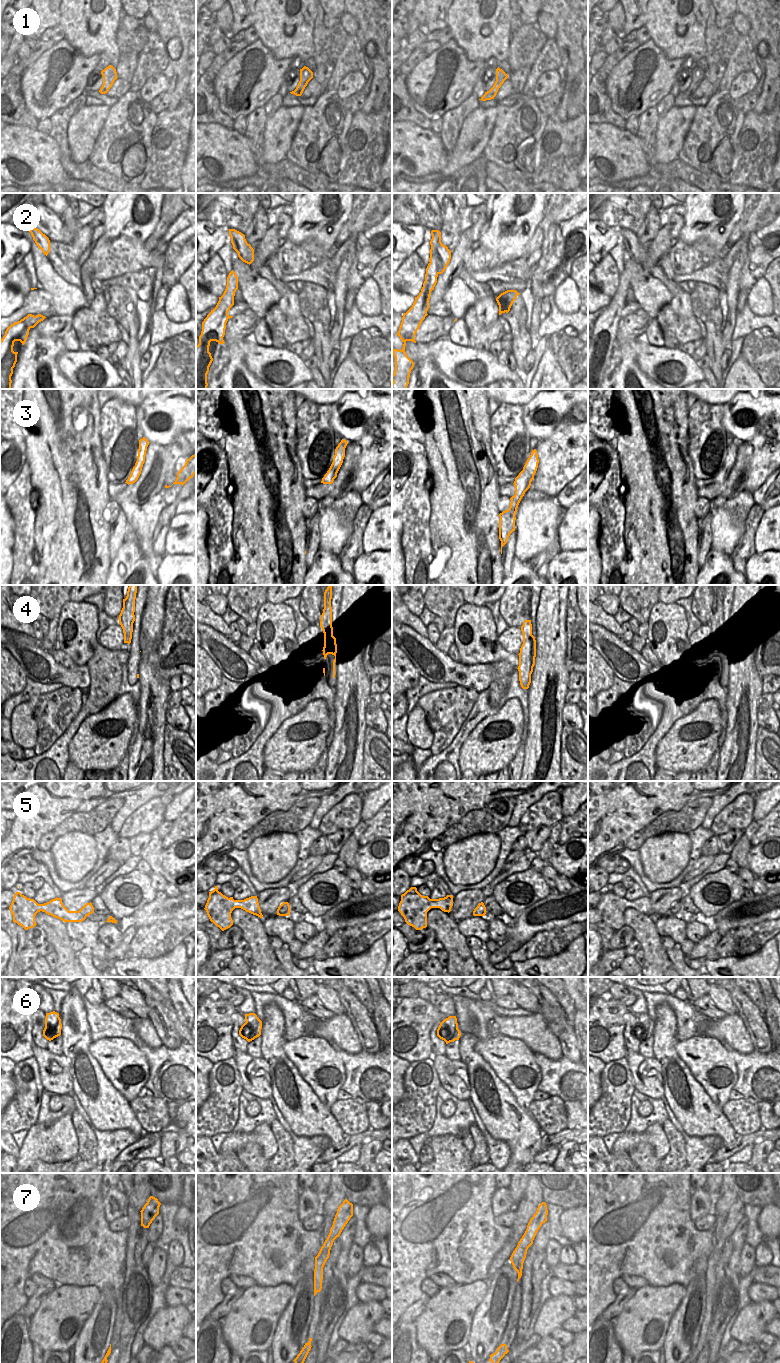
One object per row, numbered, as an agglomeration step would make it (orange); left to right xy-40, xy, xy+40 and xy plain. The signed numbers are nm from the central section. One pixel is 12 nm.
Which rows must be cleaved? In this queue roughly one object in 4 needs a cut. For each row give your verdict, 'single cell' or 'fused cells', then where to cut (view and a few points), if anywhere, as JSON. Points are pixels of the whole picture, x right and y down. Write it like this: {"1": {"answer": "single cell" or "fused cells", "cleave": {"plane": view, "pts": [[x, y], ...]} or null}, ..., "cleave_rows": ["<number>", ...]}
{"1": {"answer": "single cell", "cleave": null}, "2": {"answer": "fused cells", "cleave": {"plane": "xy+40", "pts": [[433, 234], [438, 238], [435, 254], [438, 273]]}}, "3": {"answer": "fused cells", "cleave": {"plane": "xy+40", "pts": [[515, 485], [529, 486]]}}, "4": {"answer": "single cell", "cleave": null}, "5": {"answer": "single cell", "cleave": null}, "6": {"answer": "single cell", "cleave": null}, "7": {"answer": "single cell", "cleave": null}, "cleave_rows": ["2", "3"]}

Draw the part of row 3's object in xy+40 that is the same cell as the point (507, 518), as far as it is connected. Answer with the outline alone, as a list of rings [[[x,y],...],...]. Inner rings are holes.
[[[515,486],[515,495],[510,498],[511,503],[509,509],[499,514],[499,539],[501,541],[501,554],[502,547],[507,543],[510,534],[515,531],[515,514],[522,497],[529,488],[530,486]]]

